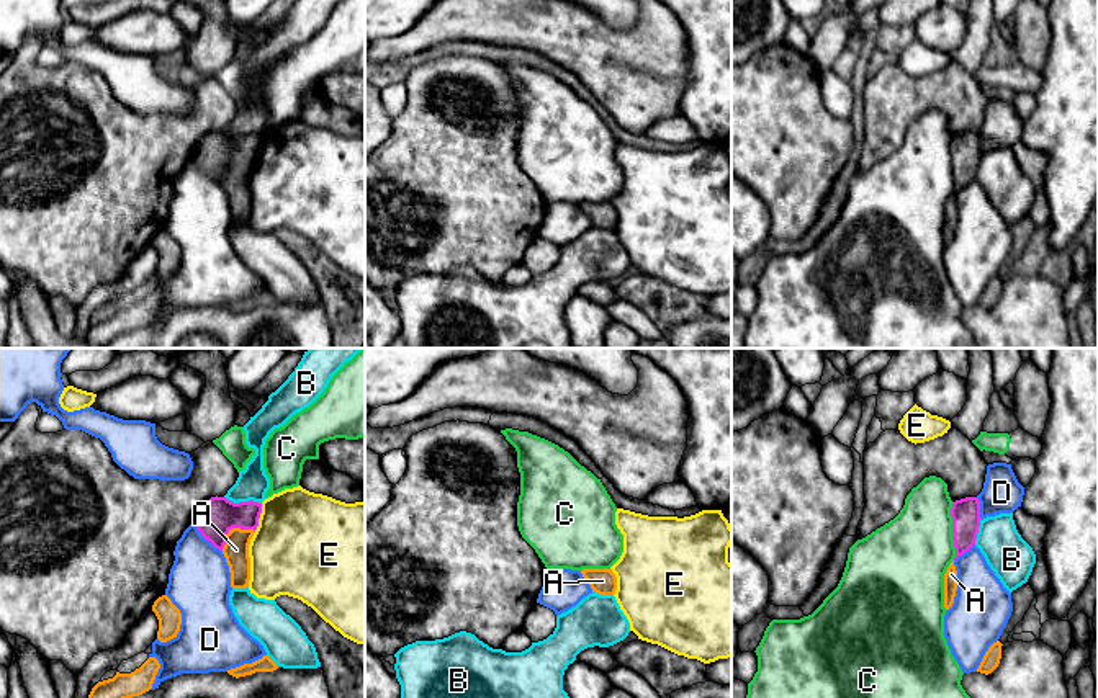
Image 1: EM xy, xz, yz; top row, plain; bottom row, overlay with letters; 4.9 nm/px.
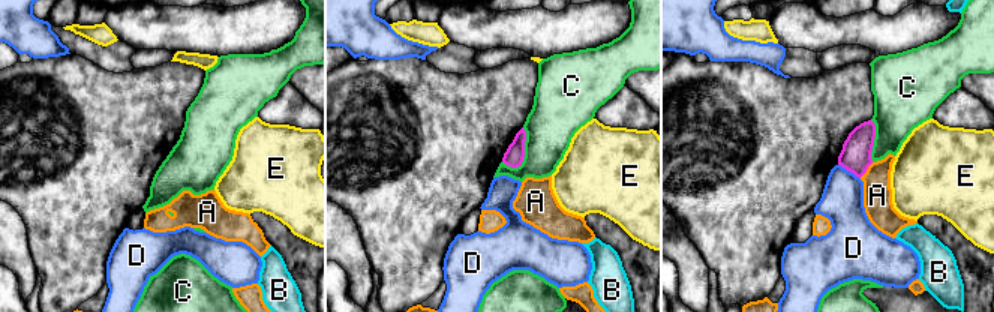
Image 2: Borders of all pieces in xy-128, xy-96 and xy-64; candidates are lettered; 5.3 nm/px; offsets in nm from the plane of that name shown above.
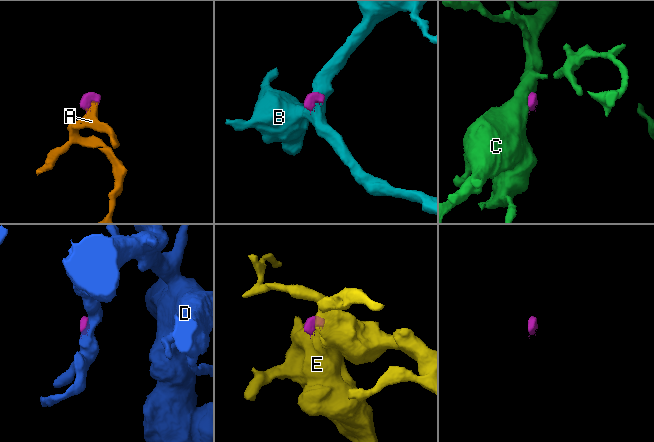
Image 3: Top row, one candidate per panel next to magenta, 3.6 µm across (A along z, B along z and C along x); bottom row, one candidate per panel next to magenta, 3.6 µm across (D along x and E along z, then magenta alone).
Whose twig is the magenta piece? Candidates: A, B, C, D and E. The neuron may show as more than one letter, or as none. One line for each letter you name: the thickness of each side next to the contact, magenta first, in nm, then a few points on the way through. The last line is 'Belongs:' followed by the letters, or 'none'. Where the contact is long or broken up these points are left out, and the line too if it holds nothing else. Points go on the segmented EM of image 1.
A: 180 nm thick on the magenta side, 130 nm on the other; runs through xy (218, 515), (233, 527), (236, 550)
Belongs: A

